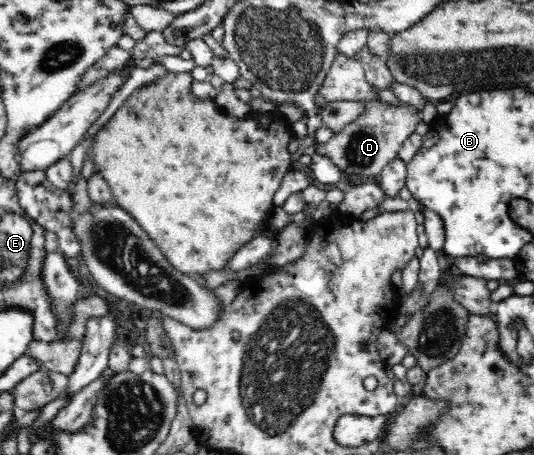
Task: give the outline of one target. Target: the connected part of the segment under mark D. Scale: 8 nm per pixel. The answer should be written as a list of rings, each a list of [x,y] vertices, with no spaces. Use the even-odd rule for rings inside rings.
[[[363,101],[364,112],[356,120],[348,123],[340,132],[327,141],[314,144],[318,155],[330,158],[338,170],[345,175],[342,182],[352,187],[360,183],[375,182],[383,168],[390,164],[402,148],[403,142],[414,133],[418,124],[416,108],[407,105],[394,107],[382,101]]]

